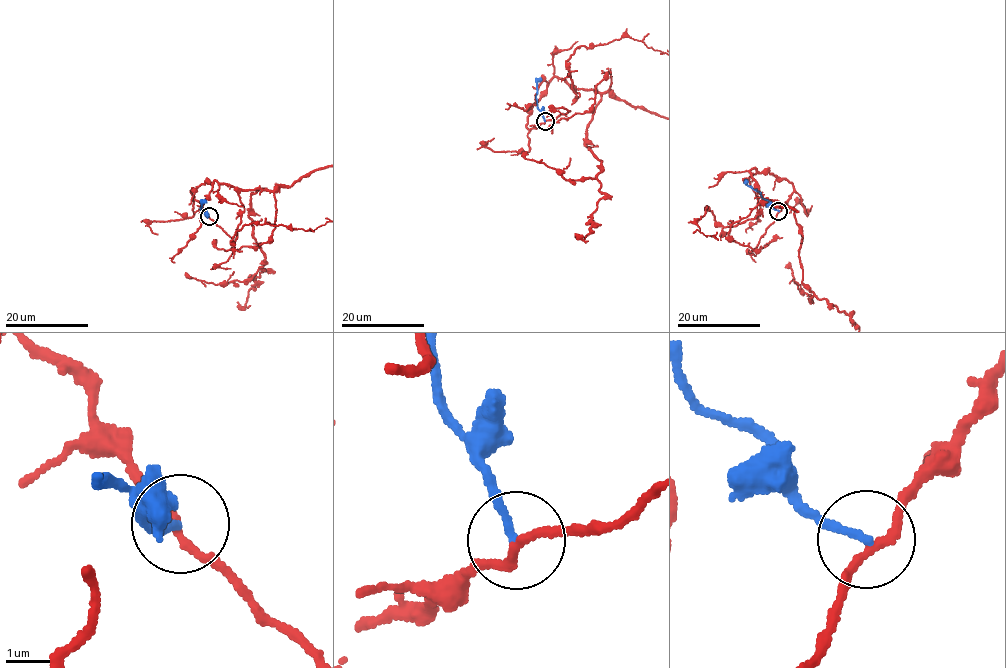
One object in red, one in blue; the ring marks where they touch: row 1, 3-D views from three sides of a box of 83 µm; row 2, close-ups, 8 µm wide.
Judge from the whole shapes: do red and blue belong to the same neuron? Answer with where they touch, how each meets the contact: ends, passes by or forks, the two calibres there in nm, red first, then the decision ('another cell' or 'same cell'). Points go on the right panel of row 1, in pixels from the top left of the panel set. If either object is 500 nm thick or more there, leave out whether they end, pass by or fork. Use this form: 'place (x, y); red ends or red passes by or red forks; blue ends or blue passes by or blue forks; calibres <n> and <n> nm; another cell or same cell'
place (778, 211); red passes by; blue ends; calibres 170 and 170 nm; another cell

